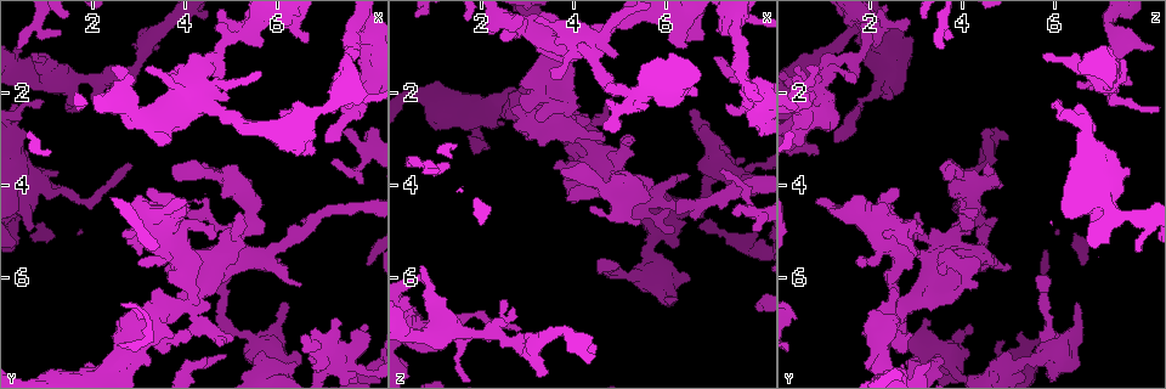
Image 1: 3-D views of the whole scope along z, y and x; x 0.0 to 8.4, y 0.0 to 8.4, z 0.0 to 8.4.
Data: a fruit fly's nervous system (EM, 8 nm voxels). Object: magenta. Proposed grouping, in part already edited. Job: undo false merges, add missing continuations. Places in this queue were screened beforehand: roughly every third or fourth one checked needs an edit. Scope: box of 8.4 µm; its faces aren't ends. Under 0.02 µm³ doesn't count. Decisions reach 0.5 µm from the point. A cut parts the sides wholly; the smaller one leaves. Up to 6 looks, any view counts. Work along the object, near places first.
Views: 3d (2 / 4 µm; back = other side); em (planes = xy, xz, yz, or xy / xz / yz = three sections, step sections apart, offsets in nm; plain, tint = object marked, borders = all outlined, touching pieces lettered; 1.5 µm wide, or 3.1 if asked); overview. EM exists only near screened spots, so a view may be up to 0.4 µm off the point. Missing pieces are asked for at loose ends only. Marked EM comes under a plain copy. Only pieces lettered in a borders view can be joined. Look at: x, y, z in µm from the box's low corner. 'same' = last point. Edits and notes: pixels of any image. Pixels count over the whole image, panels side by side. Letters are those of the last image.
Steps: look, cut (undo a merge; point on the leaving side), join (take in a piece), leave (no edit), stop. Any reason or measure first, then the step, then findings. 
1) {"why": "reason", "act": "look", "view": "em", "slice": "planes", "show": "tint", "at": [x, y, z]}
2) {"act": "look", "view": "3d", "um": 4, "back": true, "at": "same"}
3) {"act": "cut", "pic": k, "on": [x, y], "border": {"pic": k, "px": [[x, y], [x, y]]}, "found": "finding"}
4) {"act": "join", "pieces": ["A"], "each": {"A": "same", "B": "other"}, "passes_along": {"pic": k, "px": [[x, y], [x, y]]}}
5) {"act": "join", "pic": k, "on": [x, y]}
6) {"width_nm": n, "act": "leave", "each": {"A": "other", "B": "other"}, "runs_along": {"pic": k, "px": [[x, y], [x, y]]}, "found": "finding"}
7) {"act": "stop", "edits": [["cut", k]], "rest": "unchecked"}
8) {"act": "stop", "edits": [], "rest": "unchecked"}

{"why": "an open end", "act": "look", "view": "3d", "um": 2, "back": true, "at": [4.95, 6.05, 5.85]}

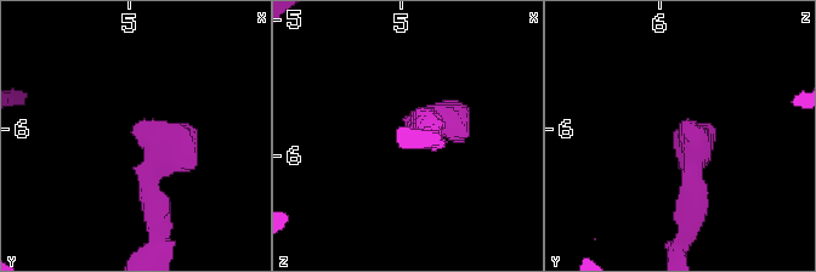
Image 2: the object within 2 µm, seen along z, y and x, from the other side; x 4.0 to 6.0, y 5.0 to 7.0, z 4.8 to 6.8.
{"act": "look", "view": "em", "slice": "planes", "show": "tint", "at": [4.92, 6.00, 5.84]}

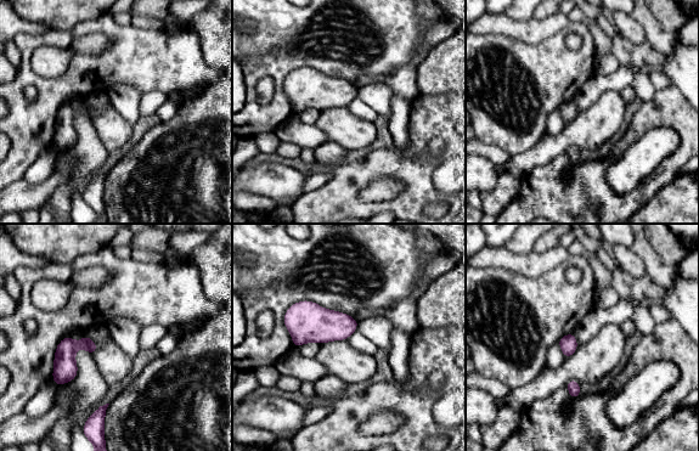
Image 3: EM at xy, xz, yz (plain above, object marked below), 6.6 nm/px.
{"act": "look", "view": "em", "slice": "planes", "show": "borders", "at": "same"}

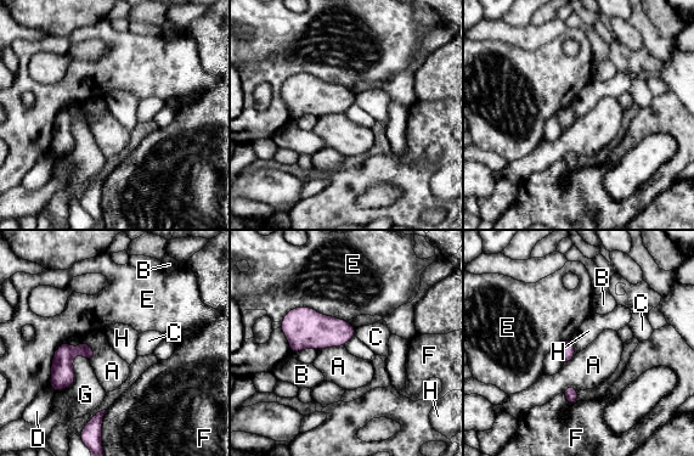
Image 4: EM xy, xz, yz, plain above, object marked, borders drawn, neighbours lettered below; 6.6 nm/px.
{"act": "leave", "each": {"A": "other", "B": "other", "C": "other", "D": "other", "E": "other", "F": "other", "G": "other", "H": "other"}, "border": {"pic": 4, "px": [[570, 339], [575, 354]]}, "found": "no lettered piece goes on from it"}

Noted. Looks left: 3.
{"why": "sudden change in width", "act": "look", "view": "em", "slice": "planes", "show": "borders", "at": [7.65, 0.65, 1.75]}

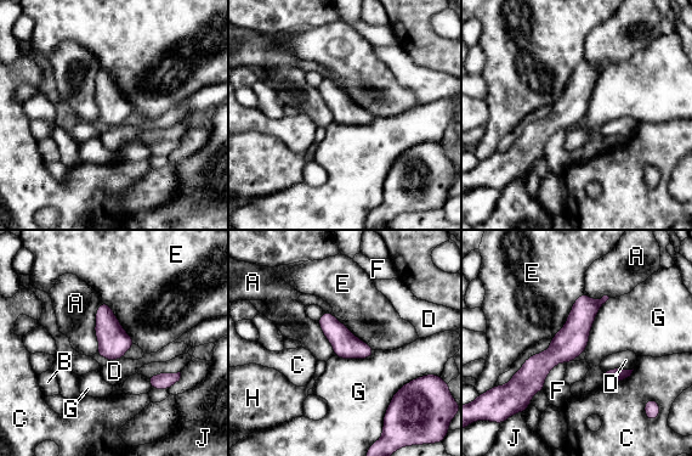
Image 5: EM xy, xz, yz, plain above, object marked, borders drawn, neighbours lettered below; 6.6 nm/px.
{"longest_contact_nm": ["G", 420], "act": "leave", "each": {"A": "other", "B": "other", "C": "other", "D": "other", "E": "other", "F": "other", "G": "other", "H": "other", "J": "other"}, "found": "one neuron here"}

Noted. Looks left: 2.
{"act": "stop", "edits": [], "rest": "unchecked"}

